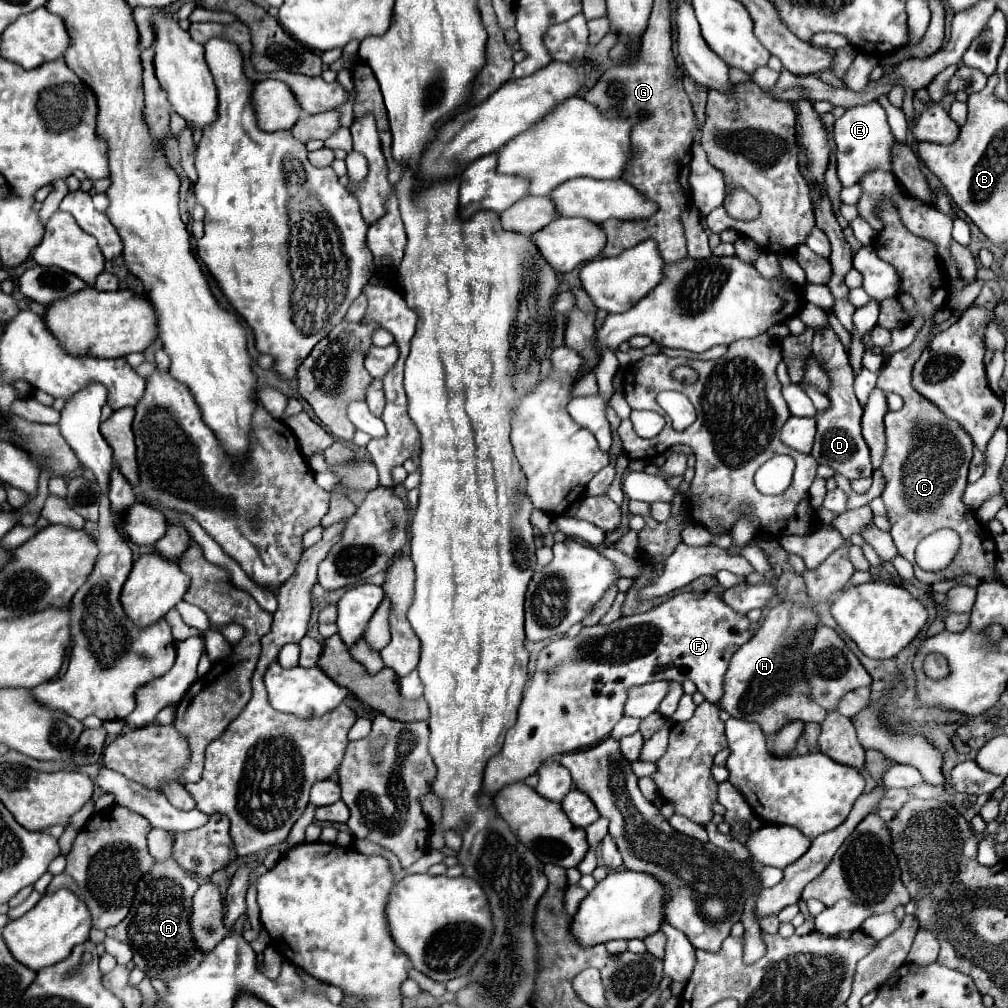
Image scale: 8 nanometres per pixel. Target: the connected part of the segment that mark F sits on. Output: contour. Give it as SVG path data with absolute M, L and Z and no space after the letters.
M687 591L671 597L669 601L643 615L621 617L611 625L583 627L581 633L573 639L561 637L551 641L541 649L533 681L523 691L523 703L519 707L517 723L507 731L503 749L493 759L489 759L485 767L481 793L491 795L509 783L527 779L529 775L537 773L543 761L551 757L581 751L601 743L605 737L609 737L611 729L623 717L623 703L627 697L625 691L633 685L645 685L663 679L683 683L685 679L691 679L709 703L717 703L723 695L723 675L727 671L729 659L753 635L755 631L749 617L735 613L723 601L723 597L711 591Z

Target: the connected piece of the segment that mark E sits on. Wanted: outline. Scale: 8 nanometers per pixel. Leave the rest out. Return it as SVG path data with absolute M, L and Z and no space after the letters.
M871 101L867 105L859 105L859 107L847 109L843 113L843 117L839 117L835 121L833 141L837 145L837 149L835 149L837 177L839 177L843 187L855 185L869 169L891 169L889 149L891 149L895 137L889 131L887 113L877 101Z

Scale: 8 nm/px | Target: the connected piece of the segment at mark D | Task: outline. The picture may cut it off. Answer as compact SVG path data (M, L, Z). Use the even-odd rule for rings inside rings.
M825 327L823 331L817 331L813 337L813 355L825 365L825 369L831 375L831 389L829 389L829 399L831 399L831 409L817 413L817 435L815 435L815 445L811 455L815 457L817 463L829 465L837 475L843 475L845 479L861 479L861 477L871 477L873 467L871 467L871 457L869 457L869 447L865 445L865 439L861 435L861 415L863 409L853 393L853 369L849 365L849 355L845 353L839 337L831 327Z

